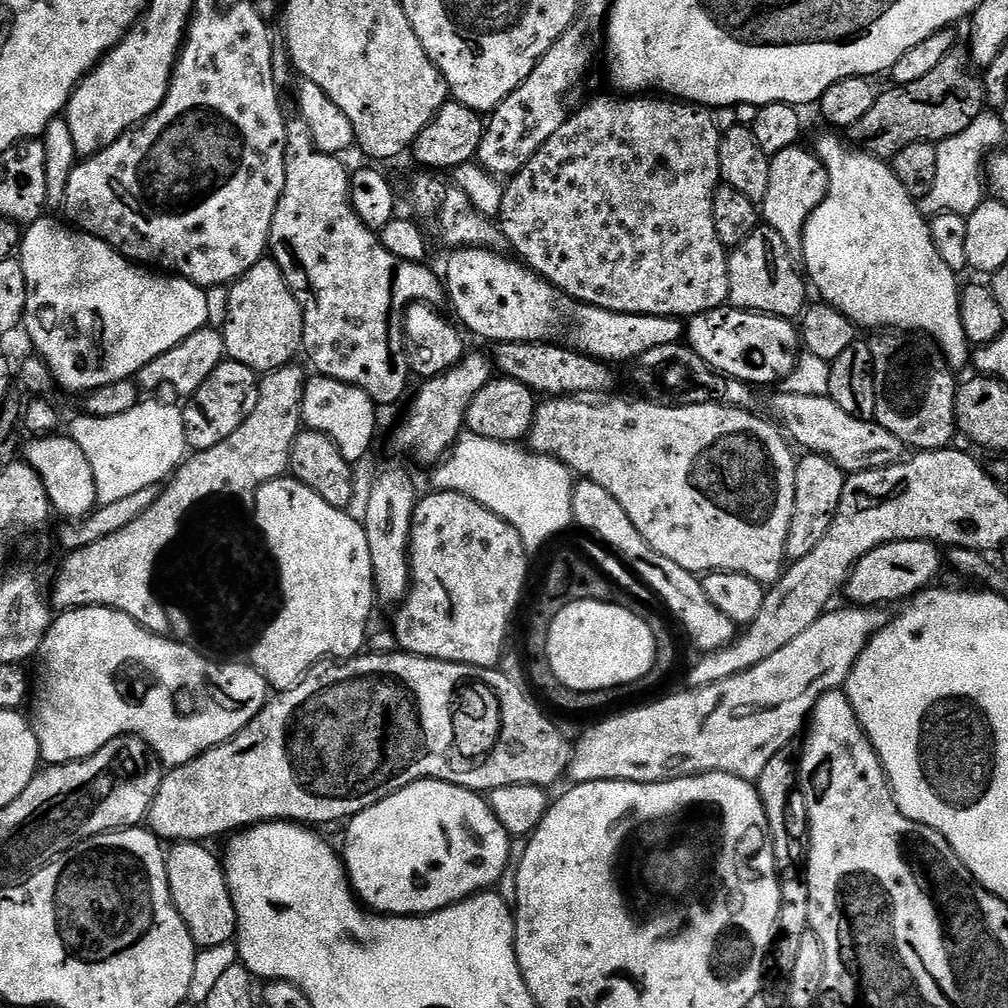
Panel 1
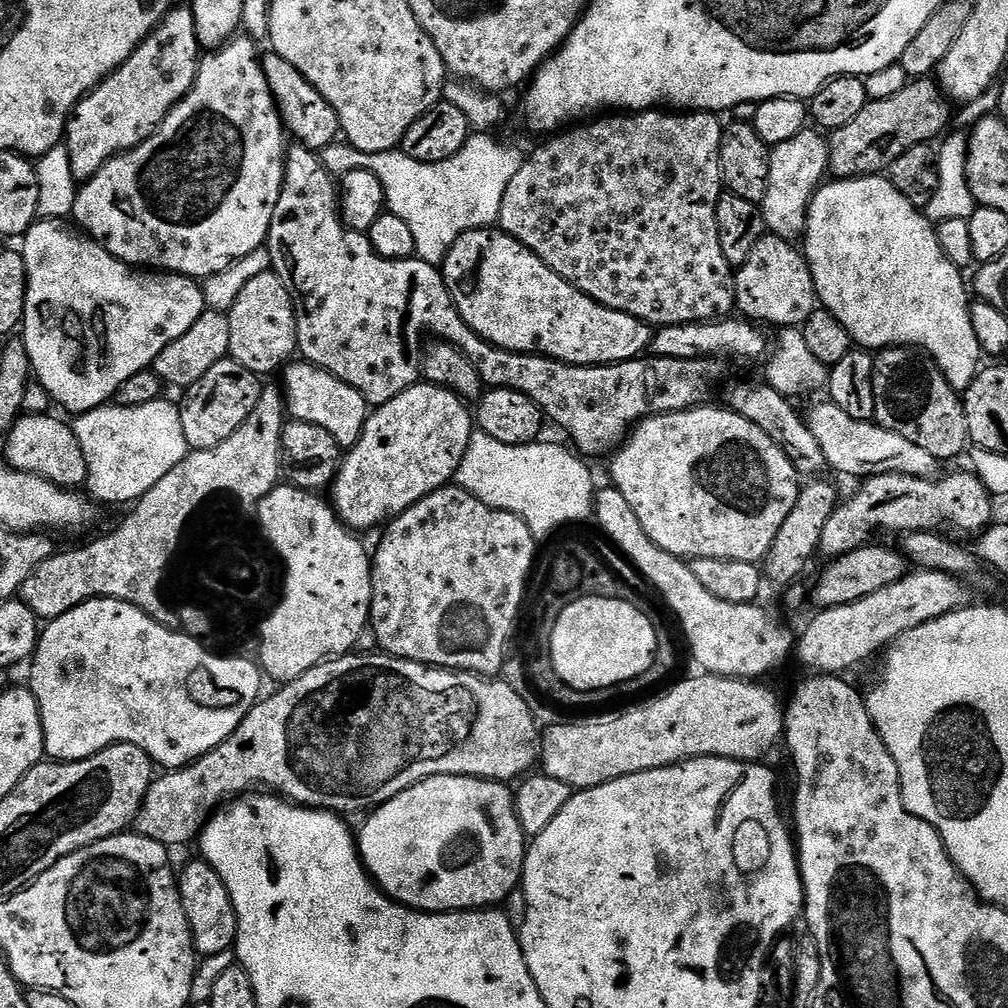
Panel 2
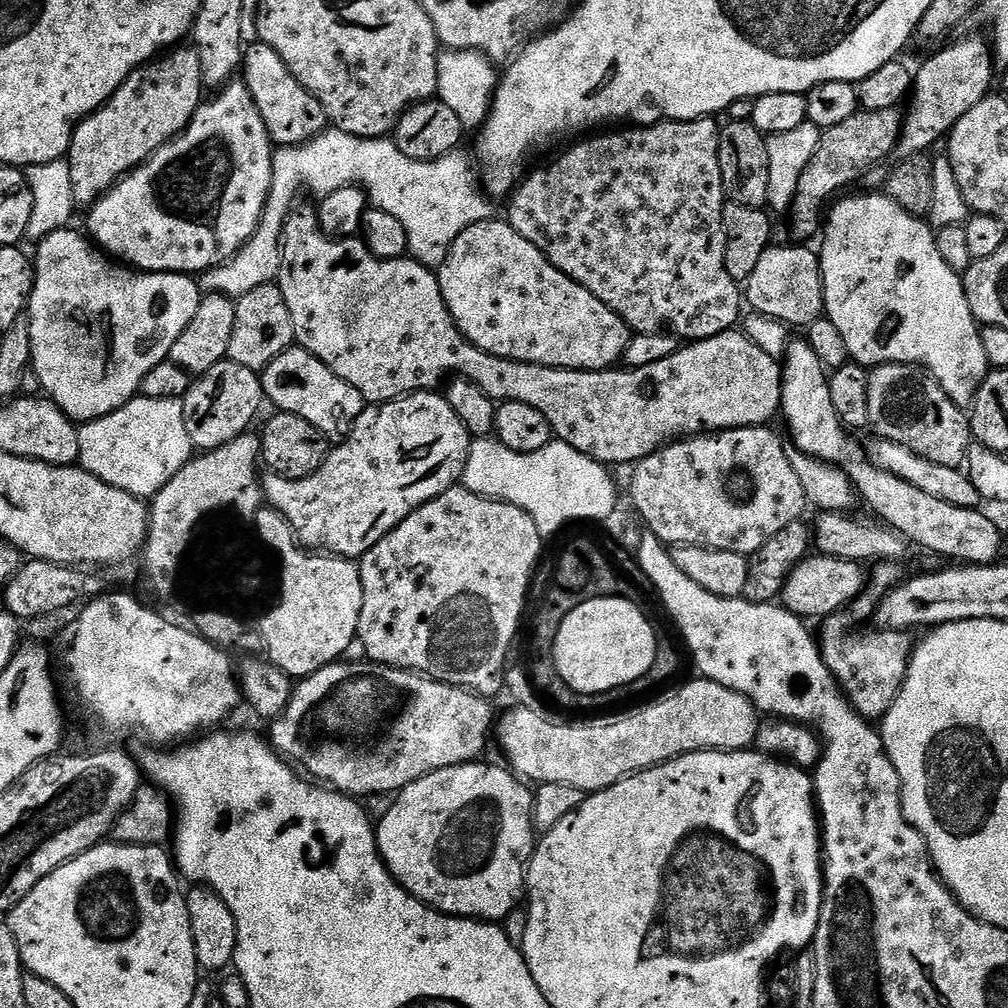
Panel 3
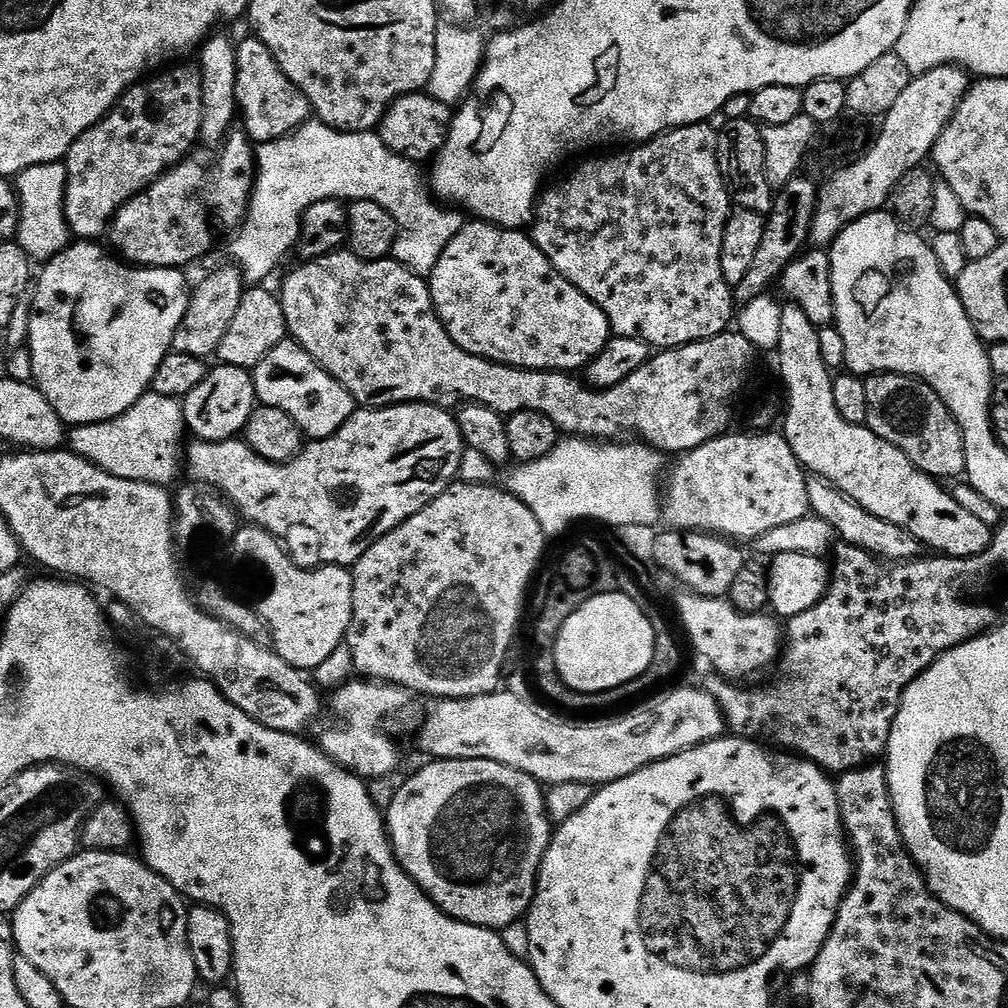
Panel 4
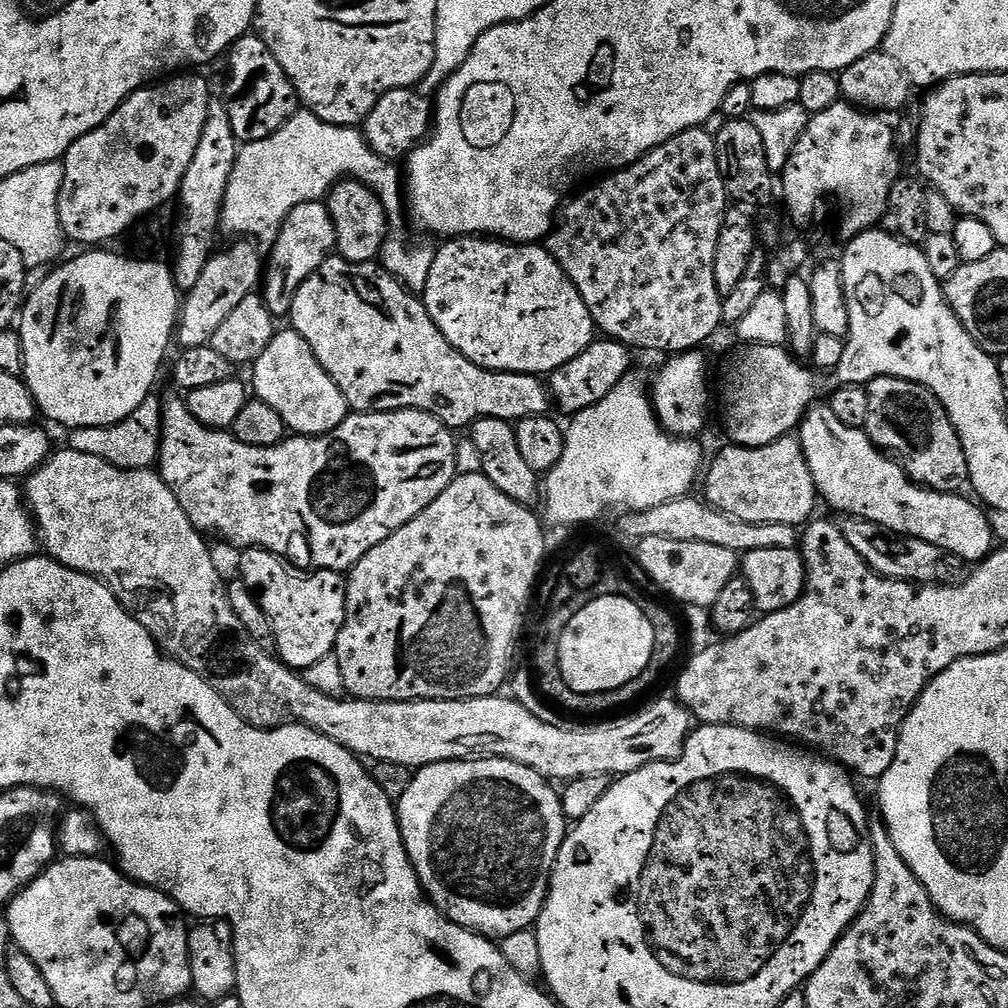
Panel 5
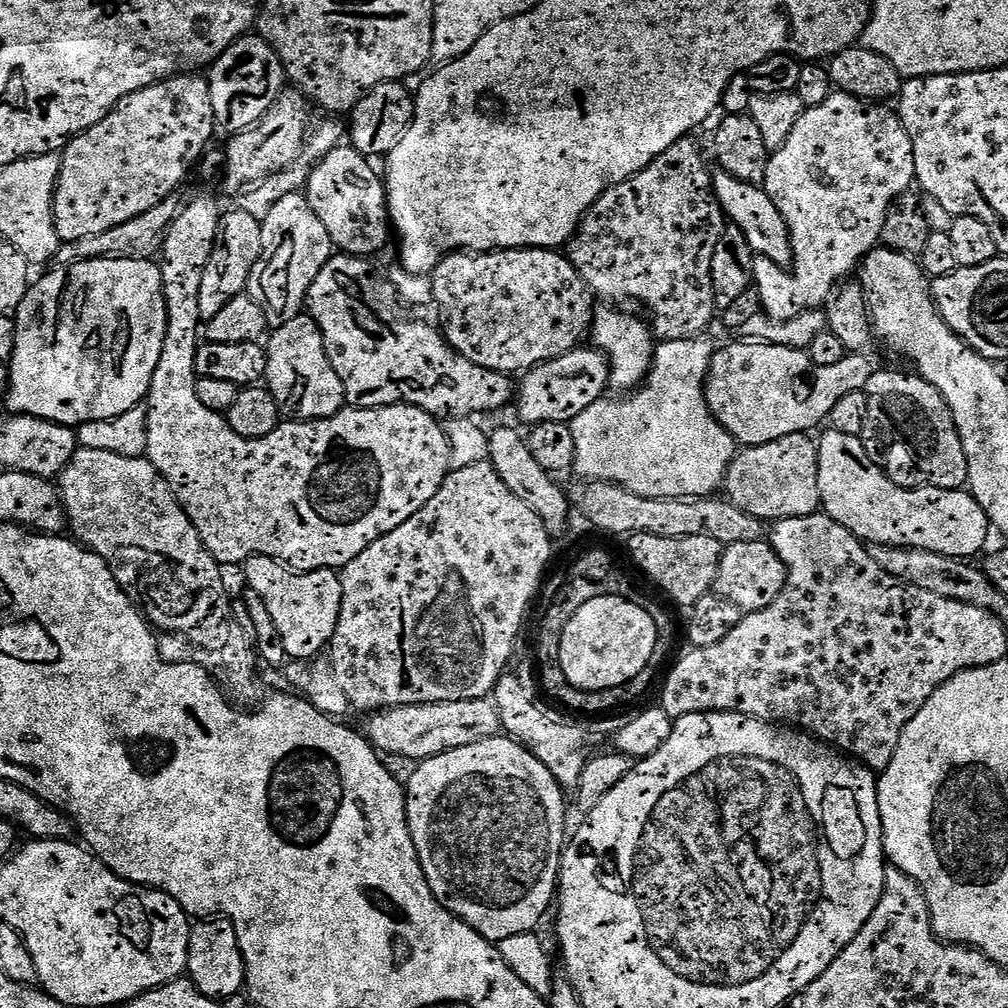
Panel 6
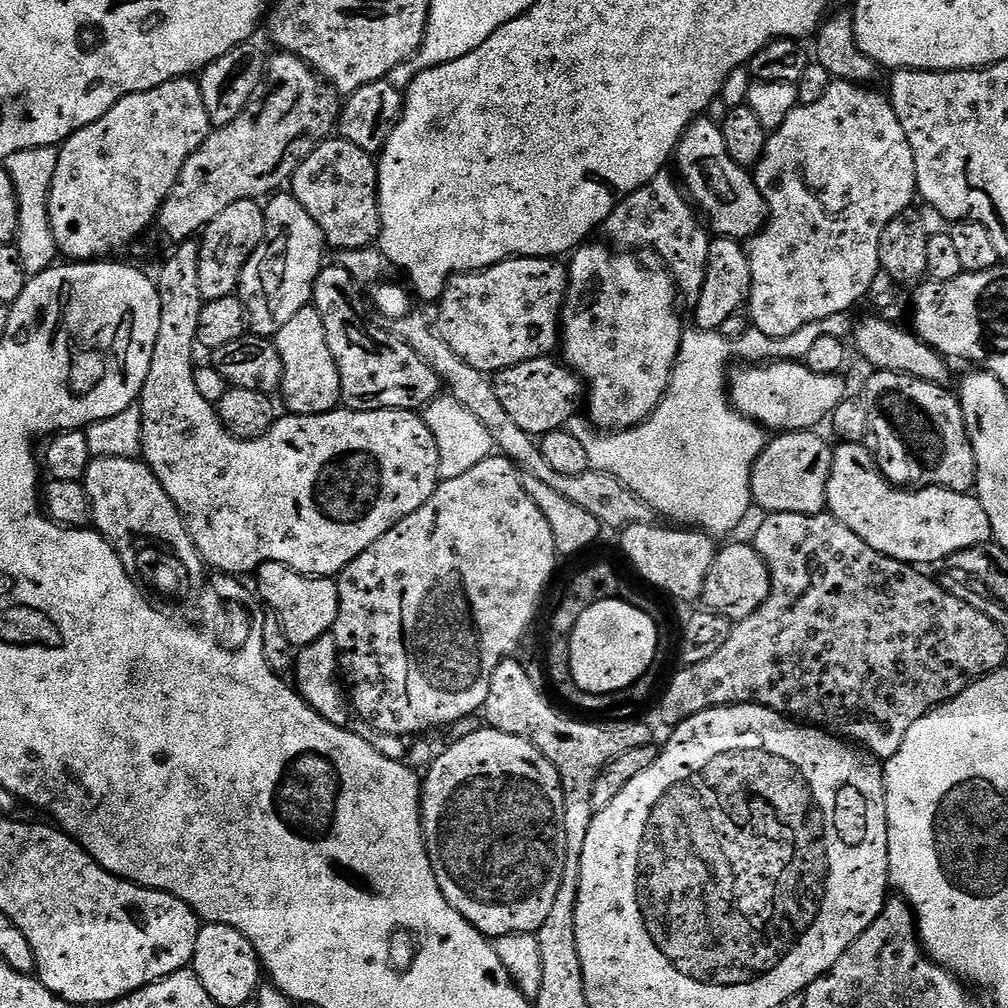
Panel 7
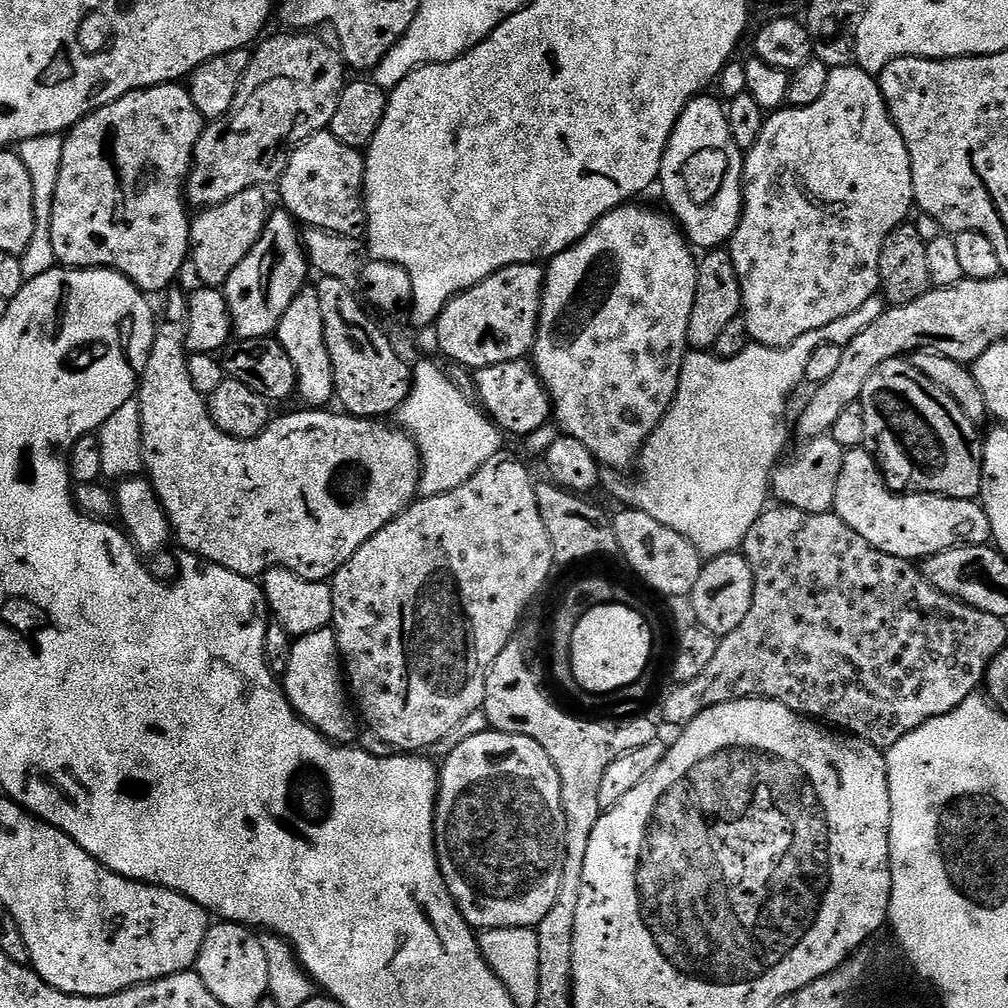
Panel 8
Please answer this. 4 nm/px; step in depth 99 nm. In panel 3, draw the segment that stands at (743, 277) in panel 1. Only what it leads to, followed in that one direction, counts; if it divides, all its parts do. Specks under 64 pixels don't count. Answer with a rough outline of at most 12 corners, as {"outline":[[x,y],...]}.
{"outline":[[770,246],[743,285],[751,311],[807,329],[825,315],[819,255]]}

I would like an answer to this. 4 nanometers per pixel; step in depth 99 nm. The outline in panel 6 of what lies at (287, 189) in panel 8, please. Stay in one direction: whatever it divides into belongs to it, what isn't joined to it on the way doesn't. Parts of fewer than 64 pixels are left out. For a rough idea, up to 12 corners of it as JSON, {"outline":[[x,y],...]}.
{"outline":[[341,146],[306,185],[333,249],[388,244],[388,194],[373,161]]}

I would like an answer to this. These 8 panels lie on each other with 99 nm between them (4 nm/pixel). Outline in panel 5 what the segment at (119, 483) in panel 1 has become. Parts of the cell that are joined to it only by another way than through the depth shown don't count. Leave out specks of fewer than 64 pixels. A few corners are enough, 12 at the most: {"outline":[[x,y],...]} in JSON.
{"outline":[[161,397],[122,422],[73,427],[67,447],[119,468],[152,468]]}

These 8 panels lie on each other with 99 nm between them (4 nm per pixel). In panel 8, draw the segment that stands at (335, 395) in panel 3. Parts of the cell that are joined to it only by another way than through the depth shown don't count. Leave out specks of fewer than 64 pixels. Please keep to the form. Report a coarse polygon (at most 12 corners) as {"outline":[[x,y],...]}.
{"outline":[[315,287],[286,306],[275,339],[308,406],[336,395]]}

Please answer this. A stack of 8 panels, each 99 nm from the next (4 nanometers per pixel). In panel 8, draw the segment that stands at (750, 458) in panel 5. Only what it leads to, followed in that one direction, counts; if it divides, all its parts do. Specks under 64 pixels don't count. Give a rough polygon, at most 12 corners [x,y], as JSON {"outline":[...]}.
{"outline":[[831,434],[777,463],[770,492],[806,514],[833,511],[846,449]]}

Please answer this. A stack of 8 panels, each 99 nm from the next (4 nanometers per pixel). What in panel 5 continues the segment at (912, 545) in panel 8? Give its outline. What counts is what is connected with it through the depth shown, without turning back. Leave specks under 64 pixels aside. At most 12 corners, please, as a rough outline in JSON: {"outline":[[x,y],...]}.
{"outline":[[817,402],[798,439],[819,499],[962,562],[988,514],[917,484]]}

